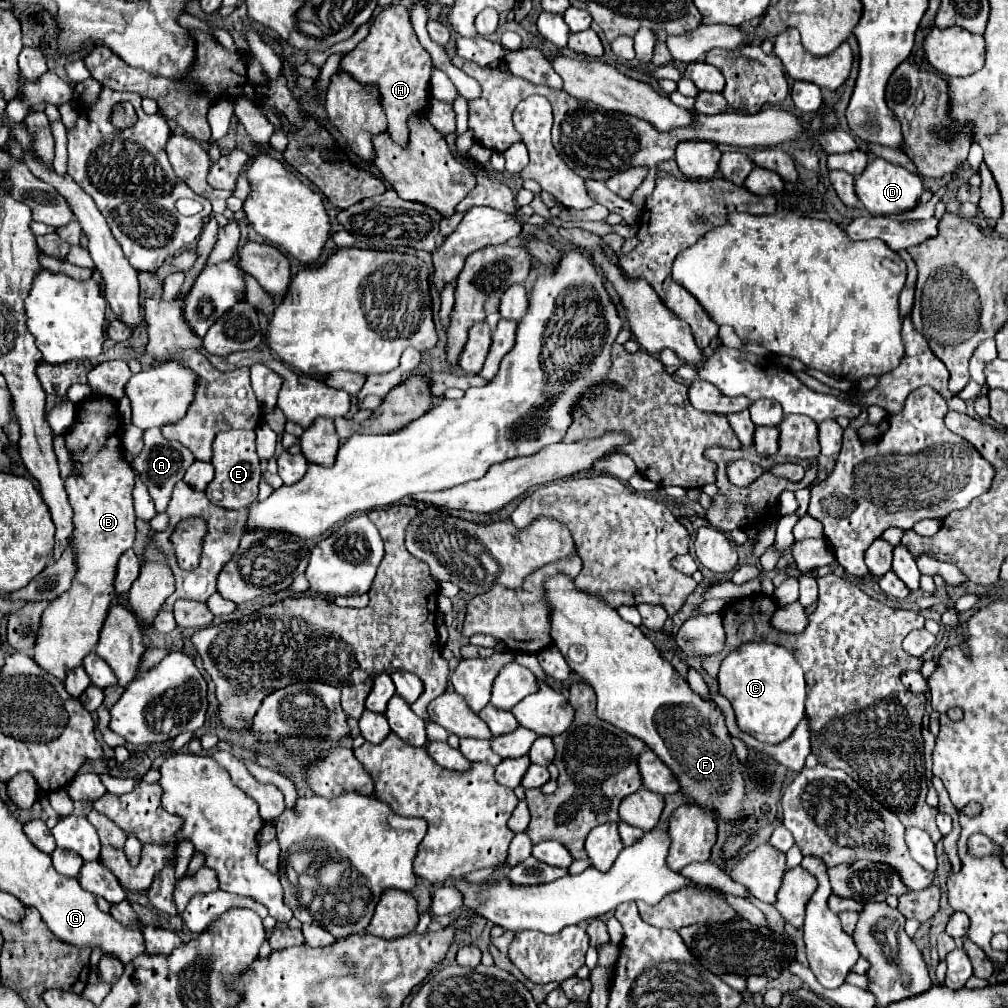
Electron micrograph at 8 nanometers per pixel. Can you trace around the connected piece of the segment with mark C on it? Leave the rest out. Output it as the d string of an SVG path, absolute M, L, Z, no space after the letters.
M749 642L733 650L719 670L719 692L731 702L737 724L759 742L779 744L805 716L805 678L795 656L777 644Z

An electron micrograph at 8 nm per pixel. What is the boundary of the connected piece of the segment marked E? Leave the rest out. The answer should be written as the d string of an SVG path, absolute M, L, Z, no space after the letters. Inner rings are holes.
M229 430L215 436L213 442L213 458L211 464L215 466L215 478L207 486L205 494L207 498L221 506L221 508L247 508L257 500L257 486L261 482L261 470L259 470L259 458L255 454L255 432L253 430ZM213 490L219 490L221 496L211 496Z

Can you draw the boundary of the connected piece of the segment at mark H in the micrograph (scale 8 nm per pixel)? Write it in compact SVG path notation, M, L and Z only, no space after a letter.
M391 4L375 16L369 36L359 42L355 50L341 58L337 70L351 74L363 86L375 86L379 90L379 104L387 116L389 136L395 144L407 146L409 116L423 114L429 106L433 68L431 56L427 50L423 50L423 46L419 46L419 40L415 38L407 8L403 4Z

